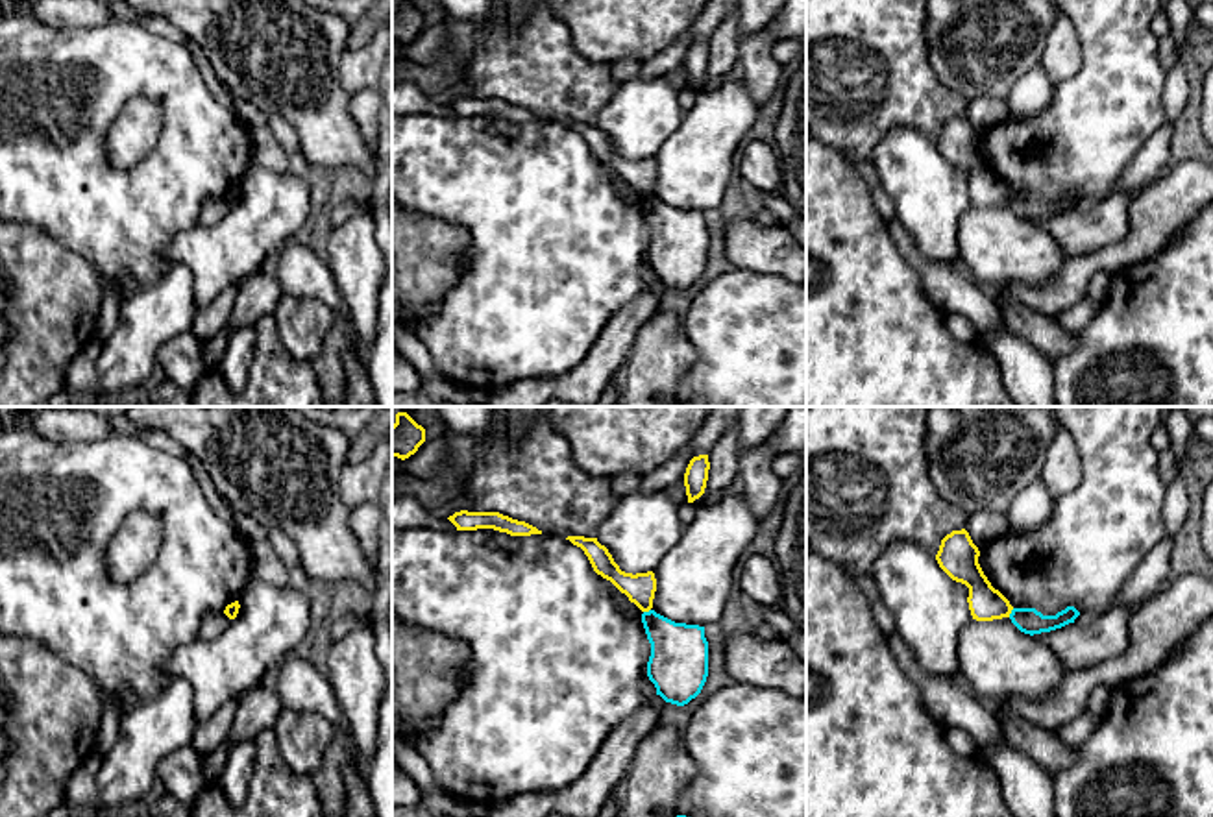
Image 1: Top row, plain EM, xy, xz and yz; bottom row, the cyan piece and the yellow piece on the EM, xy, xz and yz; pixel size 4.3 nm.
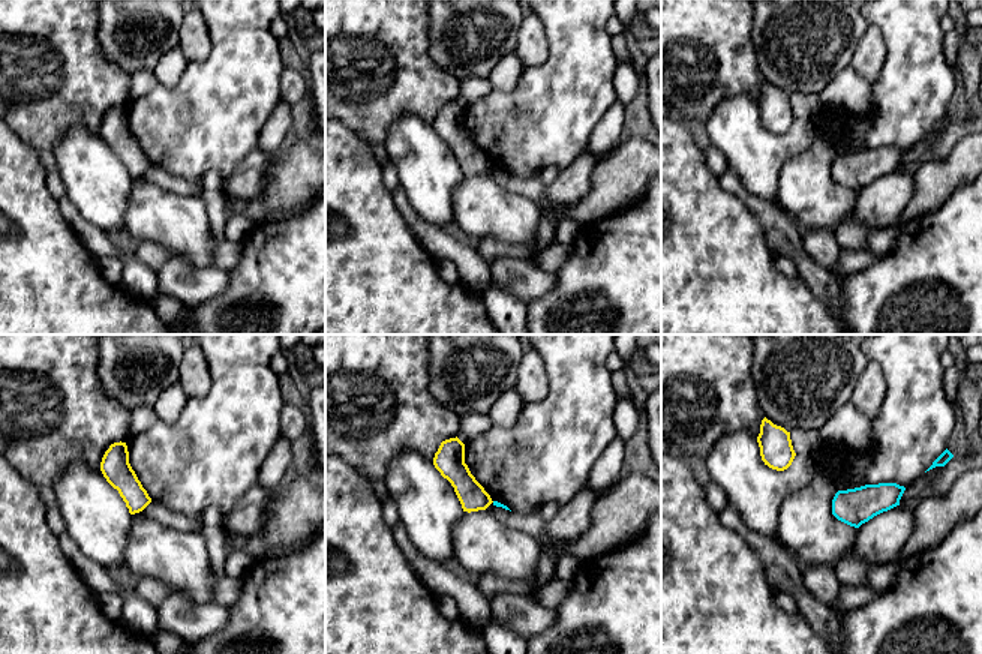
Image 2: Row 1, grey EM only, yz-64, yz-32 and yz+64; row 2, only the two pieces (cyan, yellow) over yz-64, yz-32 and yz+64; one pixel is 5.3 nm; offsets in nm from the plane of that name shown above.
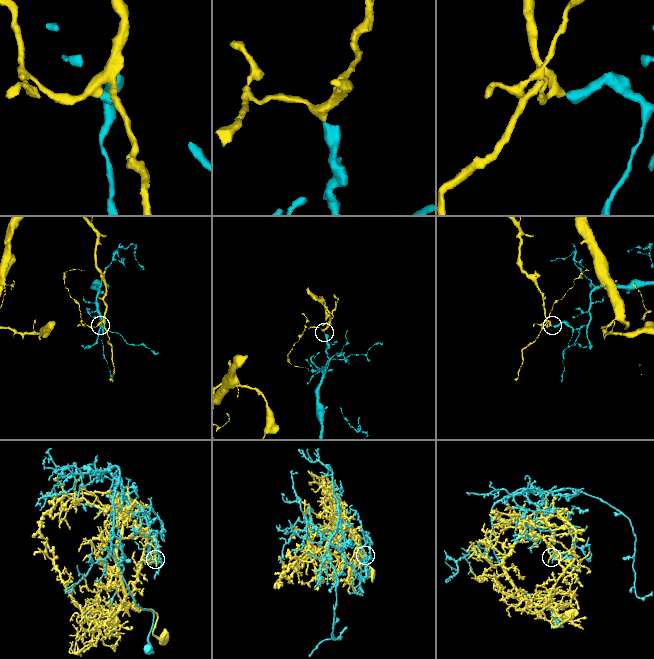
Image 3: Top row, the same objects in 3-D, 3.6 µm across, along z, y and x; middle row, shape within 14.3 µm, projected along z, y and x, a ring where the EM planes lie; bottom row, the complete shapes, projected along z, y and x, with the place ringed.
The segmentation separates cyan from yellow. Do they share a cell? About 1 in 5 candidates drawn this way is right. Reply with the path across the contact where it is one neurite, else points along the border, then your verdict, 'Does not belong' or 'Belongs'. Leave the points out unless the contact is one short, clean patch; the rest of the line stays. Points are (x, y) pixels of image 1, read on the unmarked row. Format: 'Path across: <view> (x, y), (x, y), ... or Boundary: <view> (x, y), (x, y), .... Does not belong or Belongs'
Boundary: yz (1014, 195), (1008, 202). Does not belong

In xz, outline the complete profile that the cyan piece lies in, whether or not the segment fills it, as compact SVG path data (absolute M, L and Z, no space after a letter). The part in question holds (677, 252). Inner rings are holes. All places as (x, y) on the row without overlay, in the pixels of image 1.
M655 196L642 200L651 229L647 262L666 288L684 292L695 285L708 262L705 213L675 209Z

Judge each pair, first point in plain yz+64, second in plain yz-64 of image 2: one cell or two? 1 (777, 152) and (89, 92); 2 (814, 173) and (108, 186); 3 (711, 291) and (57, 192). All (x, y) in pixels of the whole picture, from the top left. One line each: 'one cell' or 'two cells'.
1: two cells
2: two cells
3: two cells

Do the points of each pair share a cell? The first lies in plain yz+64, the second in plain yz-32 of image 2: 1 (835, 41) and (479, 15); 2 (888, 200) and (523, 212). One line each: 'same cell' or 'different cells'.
1: same cell
2: different cells

